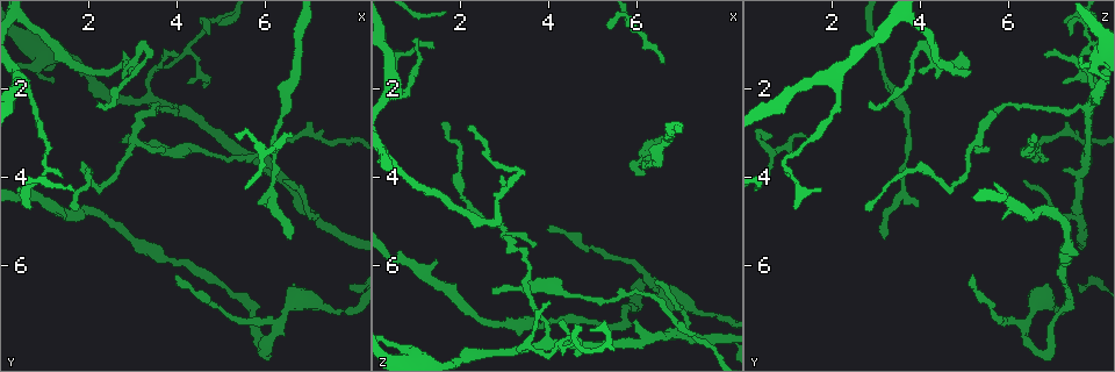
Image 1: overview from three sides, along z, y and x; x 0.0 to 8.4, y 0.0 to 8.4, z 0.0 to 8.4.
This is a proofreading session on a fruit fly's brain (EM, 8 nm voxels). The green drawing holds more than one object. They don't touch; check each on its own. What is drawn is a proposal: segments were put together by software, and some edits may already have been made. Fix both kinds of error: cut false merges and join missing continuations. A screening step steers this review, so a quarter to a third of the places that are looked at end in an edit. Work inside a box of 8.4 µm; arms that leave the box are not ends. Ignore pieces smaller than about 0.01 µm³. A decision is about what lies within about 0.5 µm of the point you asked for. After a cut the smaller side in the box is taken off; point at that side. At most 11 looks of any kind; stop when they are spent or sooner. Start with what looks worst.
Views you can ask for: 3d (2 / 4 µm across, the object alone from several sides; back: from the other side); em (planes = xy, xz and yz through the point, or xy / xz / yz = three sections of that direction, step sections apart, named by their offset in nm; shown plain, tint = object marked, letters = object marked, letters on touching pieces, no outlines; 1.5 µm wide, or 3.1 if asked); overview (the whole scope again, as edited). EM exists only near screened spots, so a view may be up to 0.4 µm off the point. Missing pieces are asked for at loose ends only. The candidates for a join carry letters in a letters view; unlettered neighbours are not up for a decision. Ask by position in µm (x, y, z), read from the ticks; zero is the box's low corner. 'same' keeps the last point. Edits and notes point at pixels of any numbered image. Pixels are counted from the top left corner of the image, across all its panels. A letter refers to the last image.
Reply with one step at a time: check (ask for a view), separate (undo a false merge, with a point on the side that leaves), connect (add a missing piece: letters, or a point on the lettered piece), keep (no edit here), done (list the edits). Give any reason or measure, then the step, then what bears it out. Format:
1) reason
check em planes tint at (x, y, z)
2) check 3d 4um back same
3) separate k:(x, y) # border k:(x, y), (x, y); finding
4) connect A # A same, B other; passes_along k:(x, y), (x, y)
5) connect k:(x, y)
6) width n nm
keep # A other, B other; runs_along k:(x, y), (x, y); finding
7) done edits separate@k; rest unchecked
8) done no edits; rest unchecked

check 3d 2um at (2.75, 3.15, 6.55)

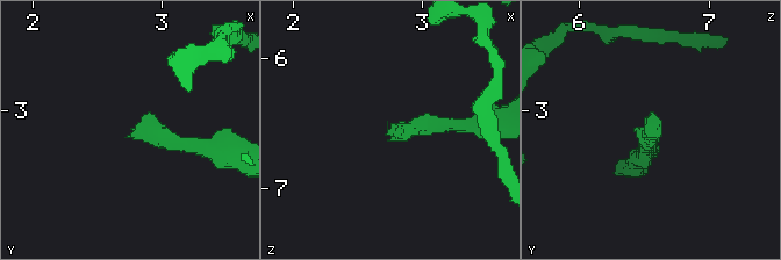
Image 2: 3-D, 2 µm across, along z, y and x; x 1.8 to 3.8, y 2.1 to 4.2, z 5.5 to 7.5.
check em xy step 4 tint at (2.74, 3.18, 6.52)

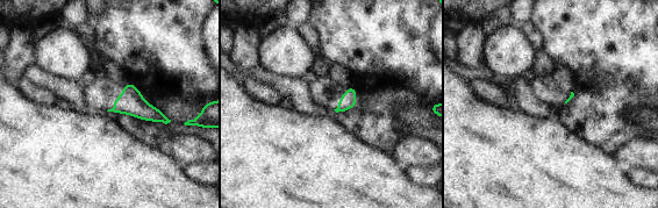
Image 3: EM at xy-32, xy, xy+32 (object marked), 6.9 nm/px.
cut it another way
check em planes letters same

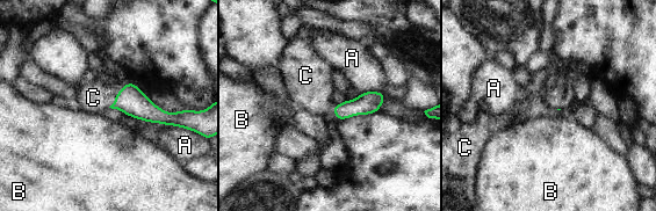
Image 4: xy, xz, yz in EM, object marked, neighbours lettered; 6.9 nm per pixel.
connect C # A other, B other, C same; the neuron continues

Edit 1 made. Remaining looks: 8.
redraw
check overview

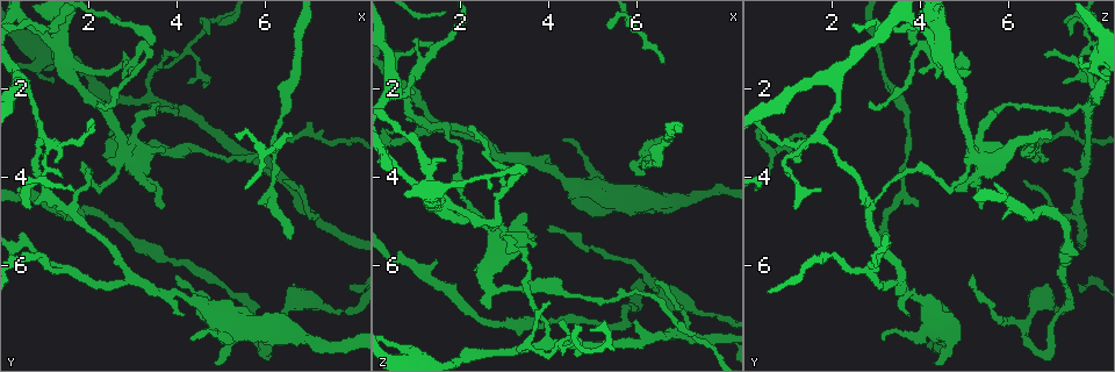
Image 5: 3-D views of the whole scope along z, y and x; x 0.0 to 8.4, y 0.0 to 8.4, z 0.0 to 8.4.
tapers out
check 3d 2um at (6.05, 4.70, 4.00)

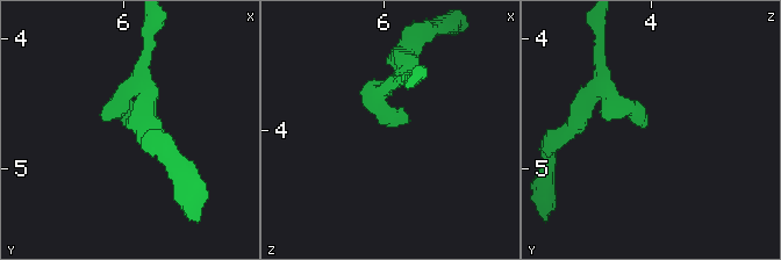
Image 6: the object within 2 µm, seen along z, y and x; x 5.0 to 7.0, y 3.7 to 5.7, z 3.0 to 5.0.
shape alone is not enough
check em planes letters at (6.08, 4.70, 3.96)

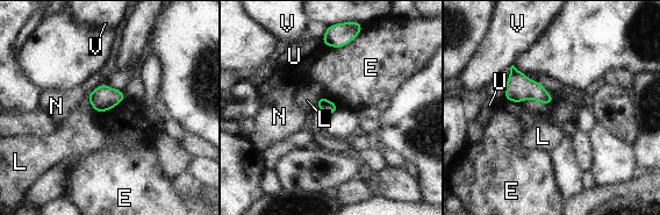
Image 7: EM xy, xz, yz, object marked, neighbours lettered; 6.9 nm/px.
keep # E other, L other, N other, U other, V other; border 7:(357, 35), (343, 47), (322, 44); none of them fits

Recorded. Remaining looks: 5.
three arms meet
check em planes plain at (3.00, 6.30, 3.50)

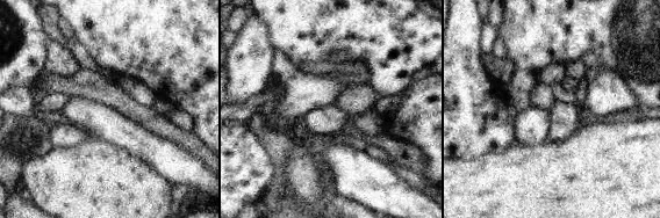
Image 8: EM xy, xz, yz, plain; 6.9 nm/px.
check em planes letters same

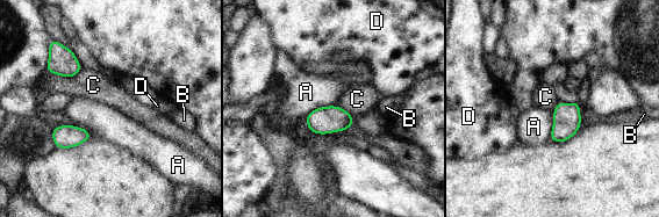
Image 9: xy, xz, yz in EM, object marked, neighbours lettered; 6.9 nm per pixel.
longest_contact A 240 nm
keep # A other, B other, C other, D other; border 9:(334, 105), (316, 107), (303, 118); all the same neuron

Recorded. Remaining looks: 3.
done edits connect@4; rest unchecked

